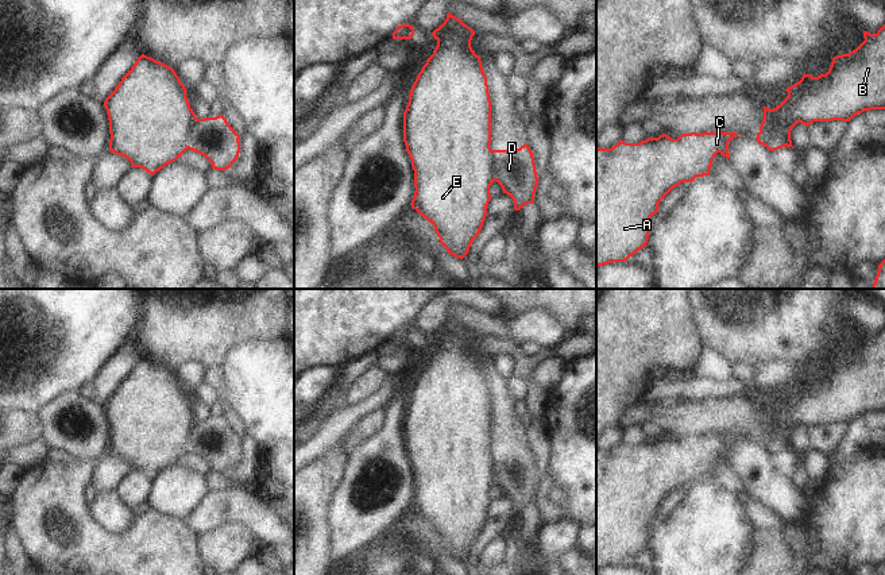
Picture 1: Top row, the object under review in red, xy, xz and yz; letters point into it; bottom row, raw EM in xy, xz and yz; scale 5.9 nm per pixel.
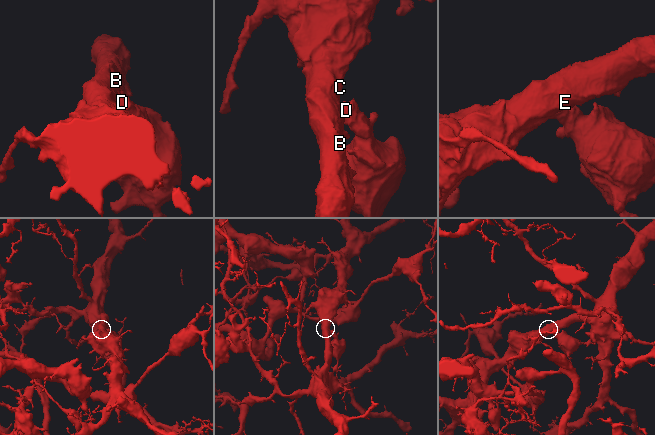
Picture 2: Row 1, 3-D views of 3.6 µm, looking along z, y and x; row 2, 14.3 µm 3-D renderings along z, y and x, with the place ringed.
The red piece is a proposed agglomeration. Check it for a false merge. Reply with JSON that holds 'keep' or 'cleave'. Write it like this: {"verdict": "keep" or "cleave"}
{"verdict": "cleave"}

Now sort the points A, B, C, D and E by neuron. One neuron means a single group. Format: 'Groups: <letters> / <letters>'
Groups: A B C E / D.

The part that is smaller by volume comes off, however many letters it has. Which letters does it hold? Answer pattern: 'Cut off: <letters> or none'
Cut off: D.

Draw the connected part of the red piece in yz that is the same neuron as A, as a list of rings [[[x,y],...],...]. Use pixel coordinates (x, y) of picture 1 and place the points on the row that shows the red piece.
[[[691,132],[672,139],[662,134],[639,143],[621,140],[611,148],[596,147],[596,267],[625,262],[646,247],[649,220],[658,212],[661,200],[681,182],[710,175],[715,155],[720,153],[729,159],[729,142],[737,136],[735,132]]]

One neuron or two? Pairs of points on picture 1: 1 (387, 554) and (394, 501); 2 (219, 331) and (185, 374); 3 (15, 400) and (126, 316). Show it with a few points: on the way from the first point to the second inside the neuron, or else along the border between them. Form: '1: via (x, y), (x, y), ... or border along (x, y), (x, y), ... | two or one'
1: border along (383, 533), (356, 551) | two
2: border along (205, 366), (198, 362), (184, 361), (173, 370) | two
3: via (42, 379), (49, 377), (99, 327) | one

